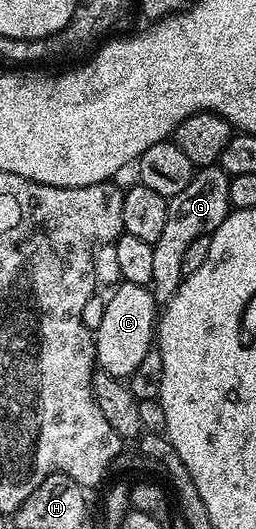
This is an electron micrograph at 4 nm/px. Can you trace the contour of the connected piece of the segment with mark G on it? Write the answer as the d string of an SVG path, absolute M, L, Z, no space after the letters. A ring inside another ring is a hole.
M220 164L206 165L193 174L191 183L179 191L179 195L168 198L167 224L153 245L155 259L151 262L151 286L157 303L167 303L177 294L183 280L183 254L195 239L207 237L217 230L231 212L229 203L230 176Z

